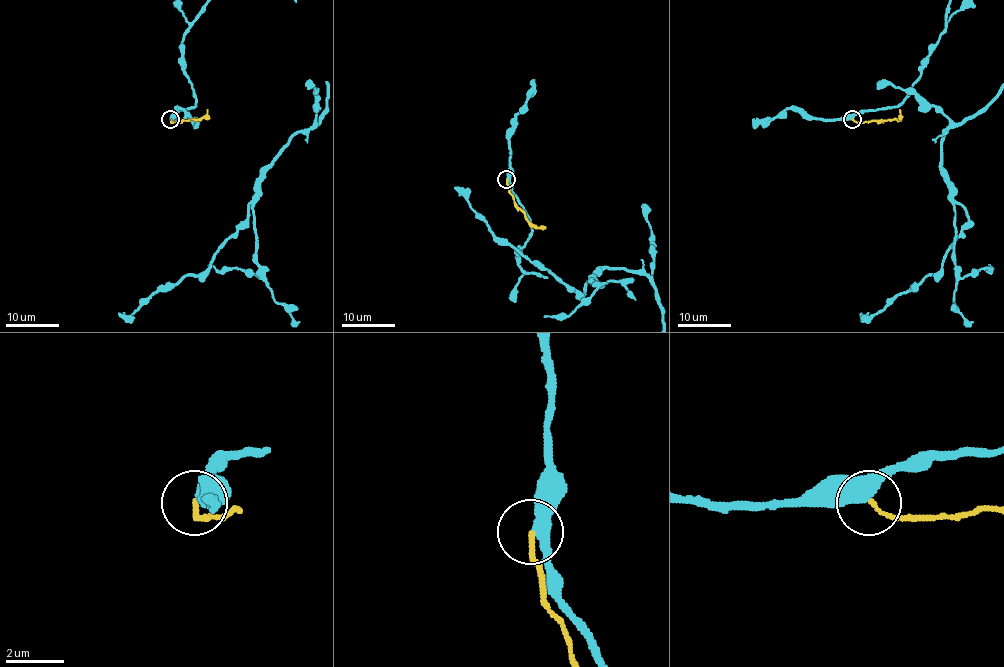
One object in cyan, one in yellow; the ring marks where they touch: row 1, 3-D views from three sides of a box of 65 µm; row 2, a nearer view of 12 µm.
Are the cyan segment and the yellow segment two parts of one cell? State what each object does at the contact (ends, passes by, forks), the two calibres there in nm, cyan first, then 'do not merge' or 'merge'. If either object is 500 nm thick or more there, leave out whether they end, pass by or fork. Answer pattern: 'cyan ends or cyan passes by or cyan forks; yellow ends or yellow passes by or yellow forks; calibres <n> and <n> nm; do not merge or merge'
cyan passes by; yellow ends; calibres 440 and 140 nm; do not merge

